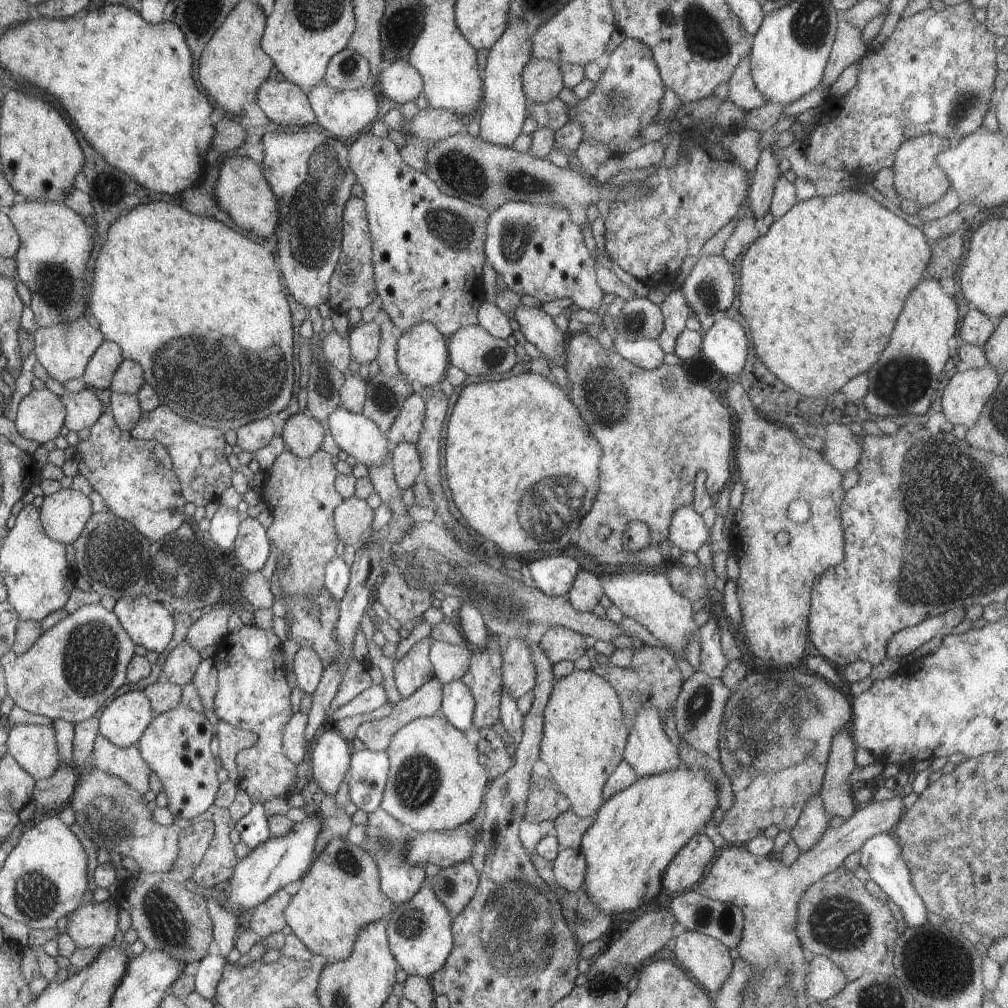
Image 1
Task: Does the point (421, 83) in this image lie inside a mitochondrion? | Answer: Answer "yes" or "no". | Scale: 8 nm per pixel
no

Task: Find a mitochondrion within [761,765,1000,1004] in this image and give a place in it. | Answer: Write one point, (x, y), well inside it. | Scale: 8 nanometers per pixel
(939, 969)

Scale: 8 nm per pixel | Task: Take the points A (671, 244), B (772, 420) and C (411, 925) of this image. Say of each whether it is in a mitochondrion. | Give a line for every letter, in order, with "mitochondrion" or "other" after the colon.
A: other
B: other
C: mitochondrion

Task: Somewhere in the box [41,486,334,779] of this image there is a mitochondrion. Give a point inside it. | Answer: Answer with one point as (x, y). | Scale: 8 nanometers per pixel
(93, 655)

